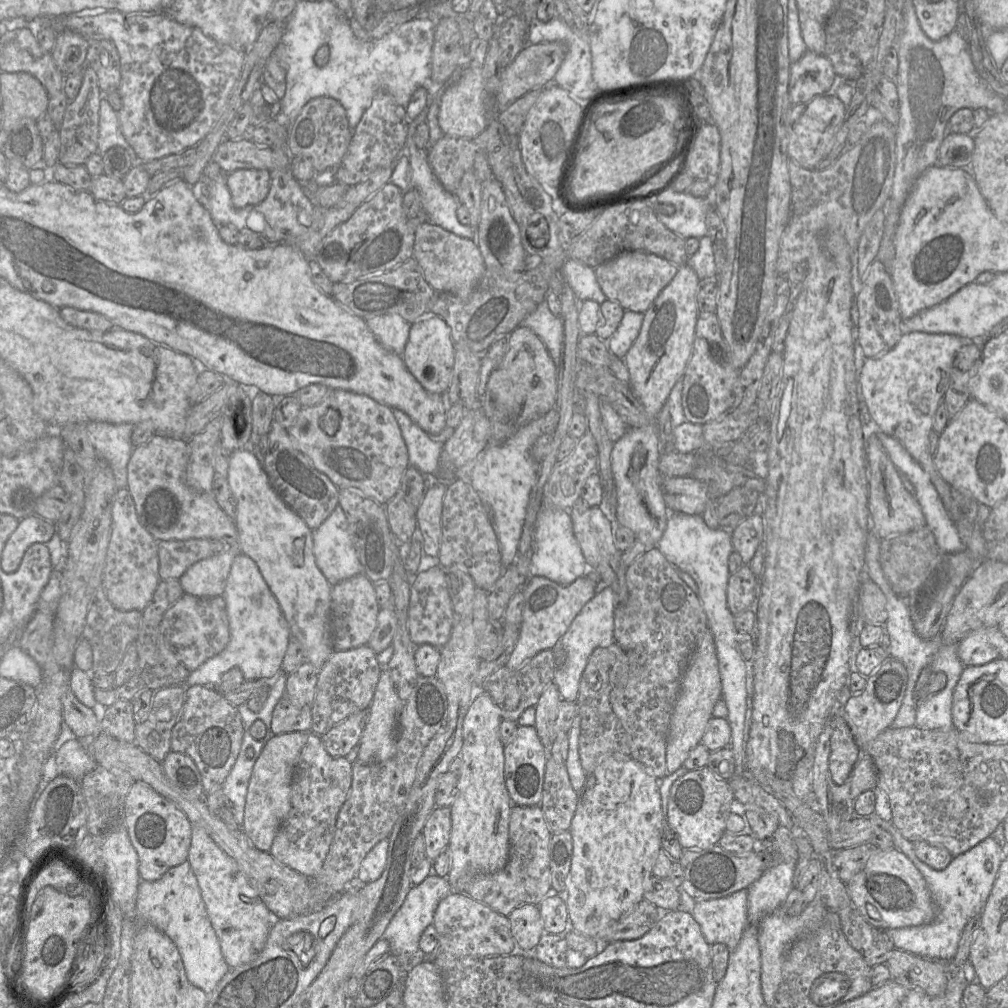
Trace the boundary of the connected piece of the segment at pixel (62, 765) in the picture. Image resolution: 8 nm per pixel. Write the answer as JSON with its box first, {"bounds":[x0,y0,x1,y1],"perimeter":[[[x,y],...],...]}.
{"bounds":[55,739,98,780],"perimeter":[[[74,739],[67,741],[55,752],[56,765],[59,775],[67,775],[81,780],[98,764],[89,754],[84,741]]]}

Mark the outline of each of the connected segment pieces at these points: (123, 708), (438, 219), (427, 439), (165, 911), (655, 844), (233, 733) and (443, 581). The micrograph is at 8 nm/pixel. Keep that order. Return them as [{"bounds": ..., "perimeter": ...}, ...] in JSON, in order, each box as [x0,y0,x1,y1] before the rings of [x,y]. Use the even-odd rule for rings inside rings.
[{"bounds":[100,700,135,743],"perimeter":[[[119,700],[107,707],[101,720],[100,733],[106,733],[122,742],[135,743],[135,726],[132,702]]]},{"bounds":[403,120,476,240],"perimeter":[[[412,120],[409,122],[406,144],[403,148],[403,154],[406,155],[409,159],[412,172],[411,188],[416,189],[420,194],[422,212],[424,212],[426,216],[426,221],[434,225],[438,225],[443,229],[456,234],[459,237],[475,240],[476,230],[470,225],[462,225],[457,219],[457,209],[459,207],[459,202],[456,199],[455,195],[447,192],[443,188],[429,165],[426,152],[424,151],[424,149],[418,148],[415,144],[414,134],[416,128],[420,124],[421,123],[413,123]]]},{"bounds":[391,409,453,483],"perimeter":[[[391,409],[408,450],[409,465],[427,476],[429,483],[429,478],[436,478],[441,471],[443,445],[453,430],[446,427],[438,436],[430,436],[402,410]]]},{"bounds":[136,861,229,994],"perimeter":[[[188,861],[156,881],[140,880],[136,897],[139,919],[165,933],[176,945],[190,984],[209,994],[229,970],[209,919],[198,880]]]},{"bounds":[566,759,661,941],"perimeter":[[[605,759],[586,776],[570,826],[573,856],[566,879],[567,910],[577,933],[603,941],[603,930],[643,898],[661,850],[659,781],[634,759]]]},{"bounds":[171,687,243,796],"perimeter":[[[186,687],[184,706],[172,729],[171,750],[191,757],[201,774],[206,796],[220,787],[223,789],[223,783],[239,755],[243,735],[243,721],[238,708],[214,687]]]},{"bounds":[408,565,455,649],"perimeter":[[[434,565],[412,578],[410,602],[408,608],[408,629],[412,643],[417,647],[429,644],[441,649],[450,639],[455,624],[455,613],[447,587],[446,571]]]}]

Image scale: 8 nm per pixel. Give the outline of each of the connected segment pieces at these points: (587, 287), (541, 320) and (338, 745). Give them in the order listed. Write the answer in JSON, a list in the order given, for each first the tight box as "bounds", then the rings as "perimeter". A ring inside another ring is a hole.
[{"bounds":[561,258,607,304],"perimeter":[[[569,258],[561,268],[561,275],[578,301],[594,300],[601,304],[607,299],[597,282],[595,268]]]},{"bounds":[522,299,563,365],"perimeter":[[[544,299],[522,322],[530,328],[545,344],[555,365],[559,365],[563,327],[559,316],[554,315]]]},{"bounds":[322,711,368,757],"perimeter":[[[368,711],[353,713],[322,735],[326,752],[332,757],[346,757],[353,747],[359,745],[367,719]]]}]

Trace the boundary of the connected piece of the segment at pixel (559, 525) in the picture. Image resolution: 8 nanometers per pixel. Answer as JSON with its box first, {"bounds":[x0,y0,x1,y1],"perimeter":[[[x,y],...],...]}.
{"bounds":[530,500,588,586],"perimeter":[[[542,500],[542,507],[539,510],[538,515],[537,515],[534,539],[533,539],[533,543],[532,543],[532,553],[531,553],[531,558],[530,558],[530,573],[531,573],[531,576],[532,577],[544,577],[544,578],[547,578],[547,579],[549,579],[549,580],[551,580],[551,581],[559,584],[559,585],[569,586],[574,581],[576,581],[578,578],[585,576],[587,570],[588,570],[587,563],[586,563],[585,558],[583,556],[582,550],[579,546],[579,543],[578,543],[578,541],[577,541],[577,539],[574,535],[573,524],[572,524],[572,520],[571,520],[571,517],[570,517],[569,510],[543,505],[543,500]]]}

